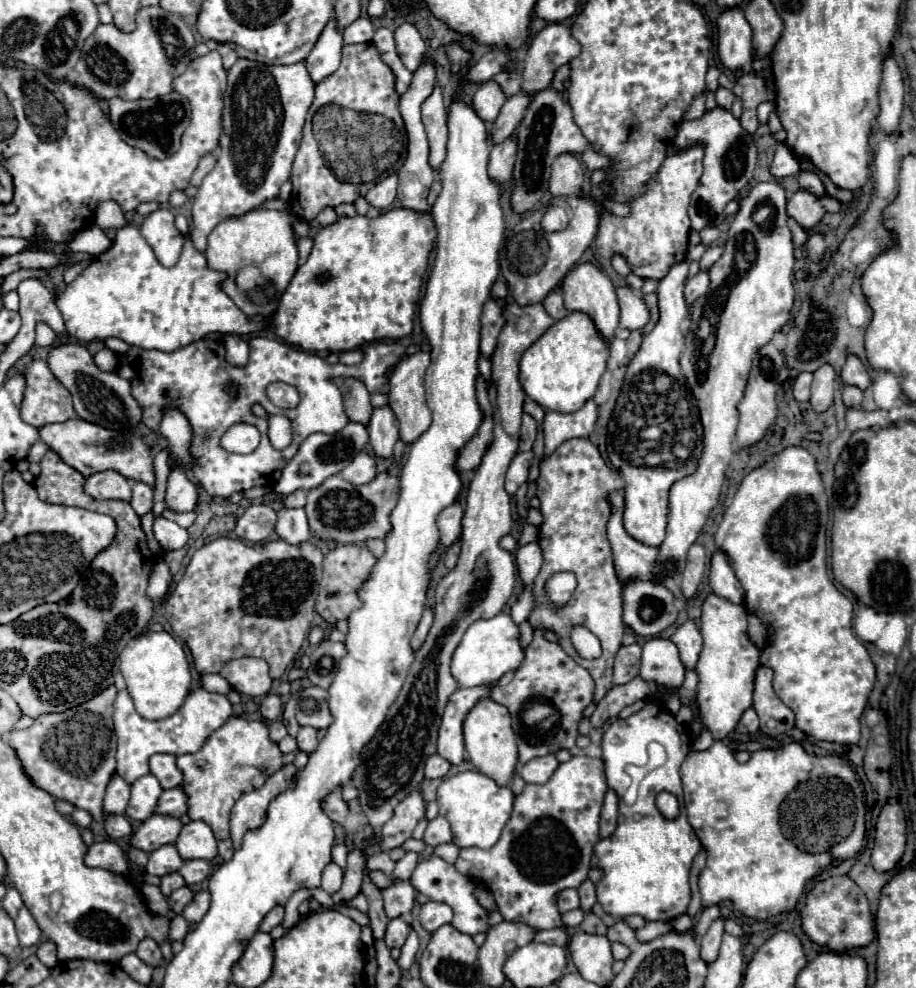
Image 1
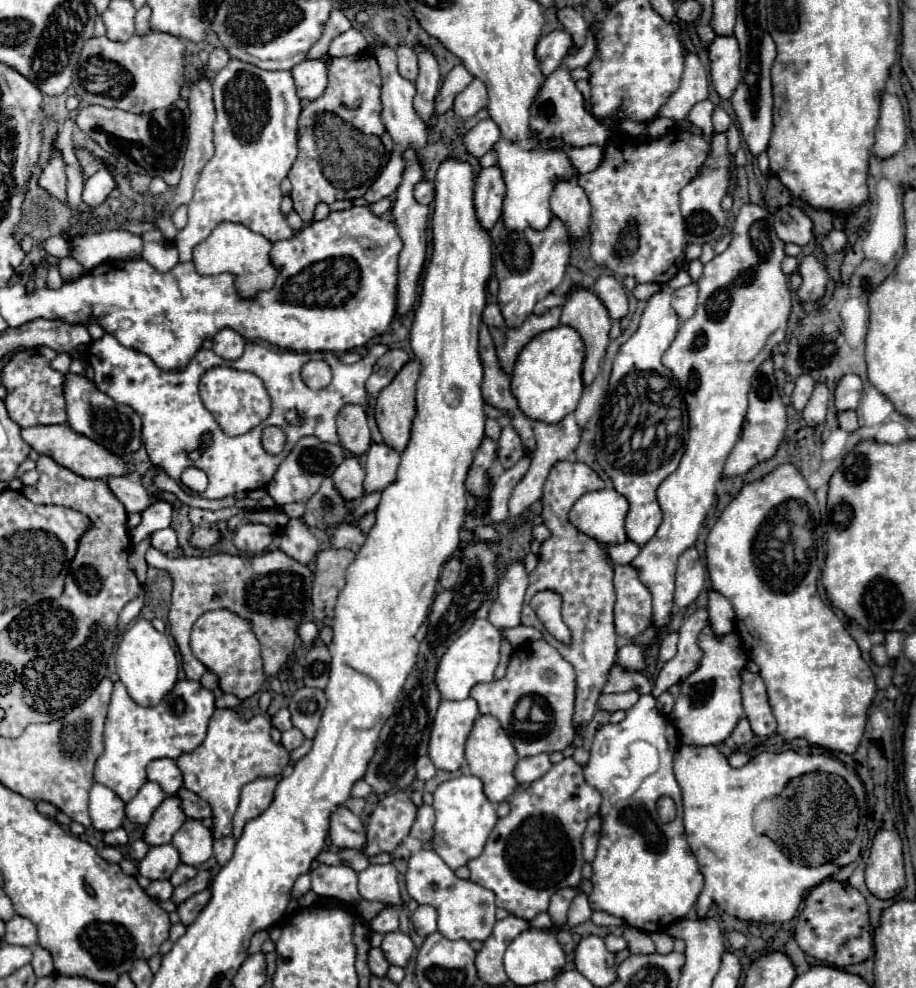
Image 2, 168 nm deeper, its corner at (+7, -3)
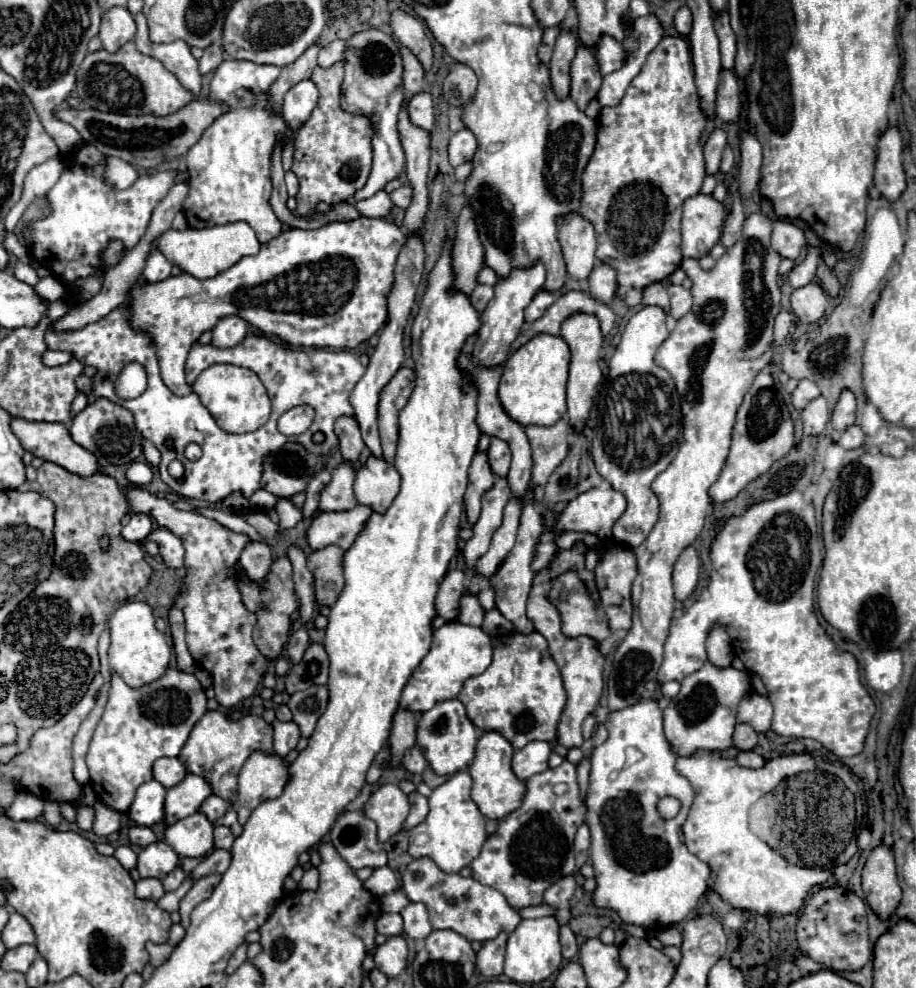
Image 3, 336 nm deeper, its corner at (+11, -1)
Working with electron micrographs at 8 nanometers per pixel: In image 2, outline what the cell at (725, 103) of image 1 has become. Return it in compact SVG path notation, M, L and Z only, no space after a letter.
M717 106L713 110L713 124L715 124L715 130L717 132L725 132L729 128L729 124L731 124L731 118L729 118L729 114L723 108Z

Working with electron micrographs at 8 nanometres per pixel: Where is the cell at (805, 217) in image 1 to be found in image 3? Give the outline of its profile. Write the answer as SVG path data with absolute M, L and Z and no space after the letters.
M773 222L773 236L771 236L771 248L781 258L795 260L801 254L801 248L805 246L803 232L789 224L789 222Z

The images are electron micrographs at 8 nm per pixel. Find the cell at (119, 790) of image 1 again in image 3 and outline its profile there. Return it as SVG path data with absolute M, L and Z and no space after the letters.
M95 802L95 824L93 824L93 832L97 836L107 836L111 832L117 832L121 828L121 814L107 808L101 802Z

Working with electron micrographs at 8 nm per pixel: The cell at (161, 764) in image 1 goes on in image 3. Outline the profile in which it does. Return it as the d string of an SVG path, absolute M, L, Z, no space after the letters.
M159 758L153 764L153 778L161 782L165 788L179 784L187 776L187 768L179 758Z

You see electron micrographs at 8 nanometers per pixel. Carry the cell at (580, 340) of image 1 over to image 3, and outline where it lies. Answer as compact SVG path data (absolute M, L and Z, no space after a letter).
M537 334L533 340L511 354L499 380L499 402L517 424L553 426L559 418L563 418L563 414L567 414L565 384L569 356L571 354L565 340L551 334Z

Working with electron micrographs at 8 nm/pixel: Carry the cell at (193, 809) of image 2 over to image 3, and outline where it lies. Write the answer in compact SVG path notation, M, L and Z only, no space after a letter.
M209 796L203 806L201 806L201 812L211 820L211 822L217 822L221 816L225 816L225 812L231 808L231 802L221 798L221 796Z

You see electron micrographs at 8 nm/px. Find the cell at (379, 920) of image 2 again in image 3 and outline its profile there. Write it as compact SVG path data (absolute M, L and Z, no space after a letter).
M381 914L377 920L377 932L383 936L399 936L403 932L403 920L399 914Z

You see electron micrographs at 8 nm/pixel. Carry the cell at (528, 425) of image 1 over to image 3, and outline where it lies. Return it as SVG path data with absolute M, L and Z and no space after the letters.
M491 438L487 458L489 458L489 466L491 466L493 474L499 478L505 478L509 472L509 464L511 464L511 450L509 450L507 442L503 442L499 438Z

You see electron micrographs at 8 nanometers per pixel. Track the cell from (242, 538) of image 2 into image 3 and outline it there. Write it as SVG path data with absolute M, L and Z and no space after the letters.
M249 542L241 554L241 568L253 584L263 584L273 564L271 548L265 542Z

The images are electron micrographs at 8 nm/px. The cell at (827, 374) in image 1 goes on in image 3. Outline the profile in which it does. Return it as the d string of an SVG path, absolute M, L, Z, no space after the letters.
M823 396L809 402L809 406L801 412L803 420L803 432L807 436L819 436L827 428L827 422L831 420L831 410L827 408L827 402Z

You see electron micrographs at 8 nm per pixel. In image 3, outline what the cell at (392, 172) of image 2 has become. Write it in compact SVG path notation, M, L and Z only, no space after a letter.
M377 28L355 32L351 38L347 38L343 66L345 76L341 84L341 108L355 116L367 116L373 124L373 168L367 184L353 196L353 202L359 202L383 190L385 184L397 178L405 168L405 154L397 132L397 116L407 100L405 88L401 84L401 46L393 40L393 36Z

